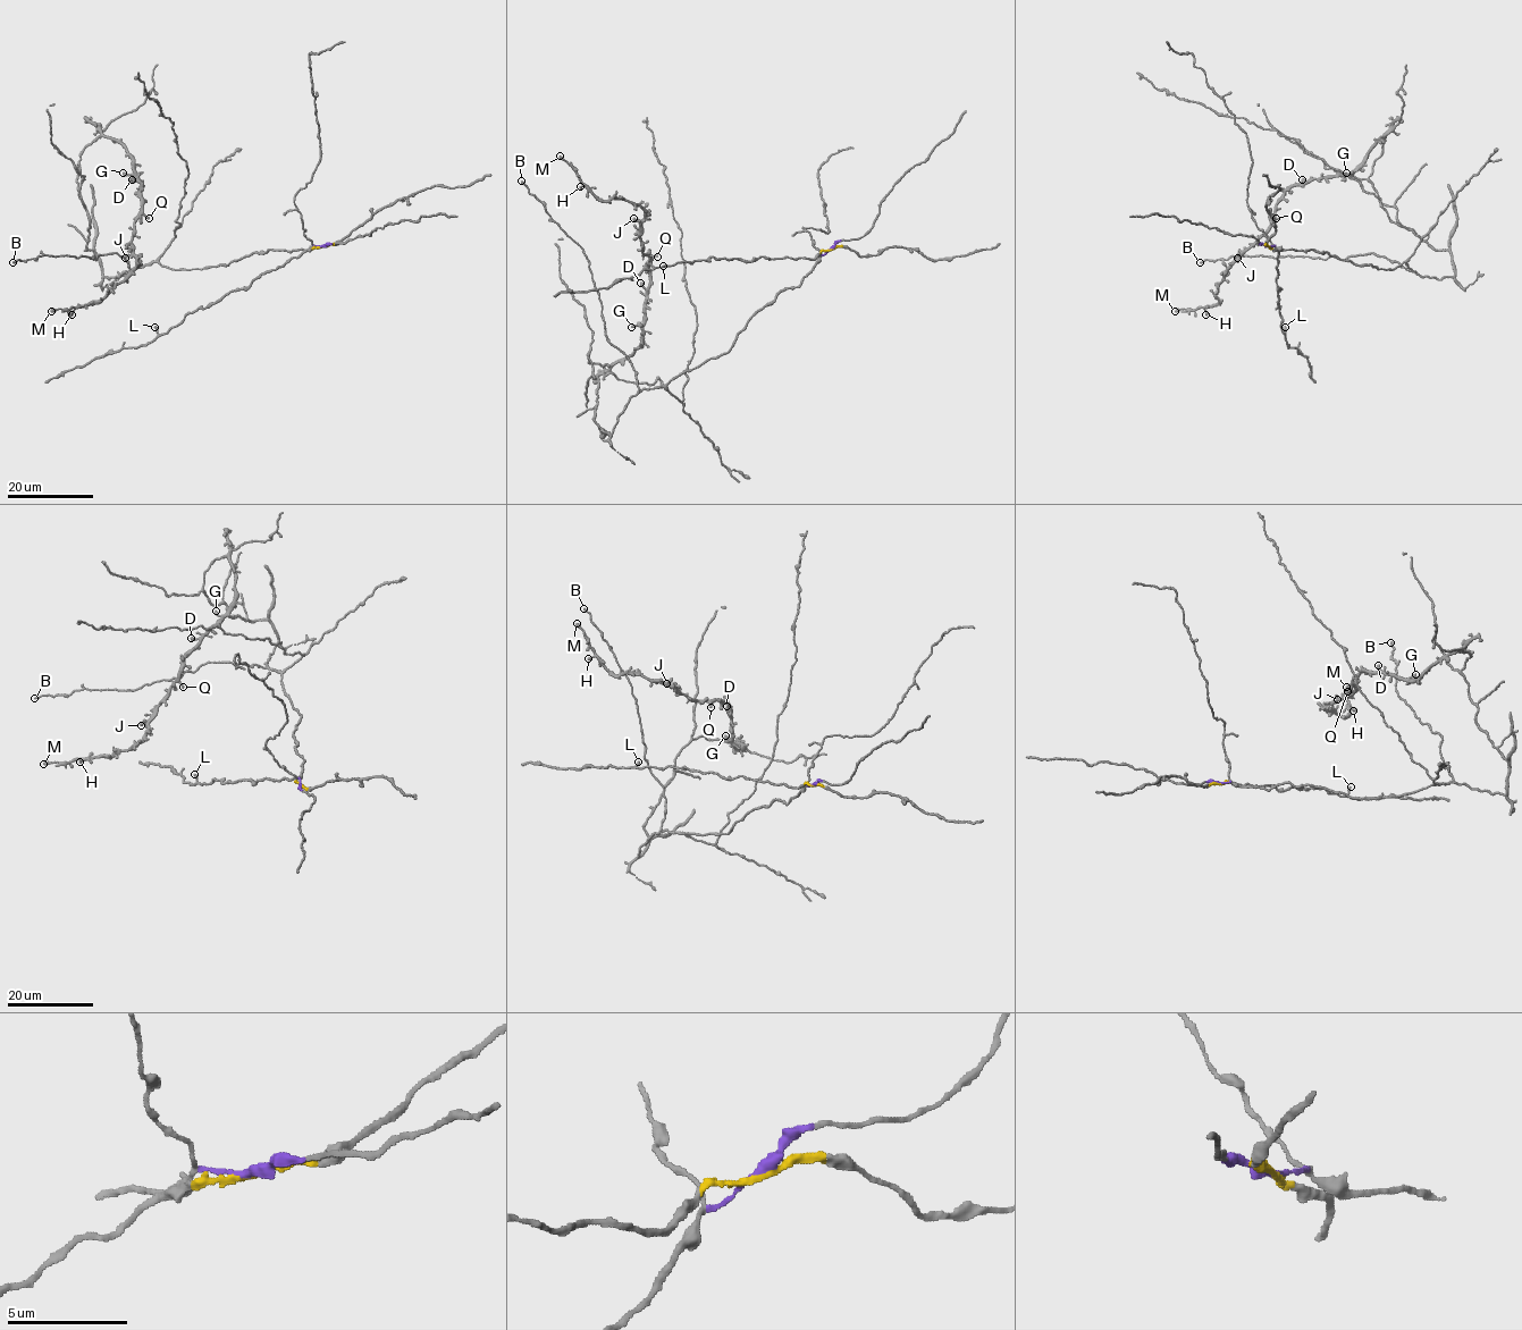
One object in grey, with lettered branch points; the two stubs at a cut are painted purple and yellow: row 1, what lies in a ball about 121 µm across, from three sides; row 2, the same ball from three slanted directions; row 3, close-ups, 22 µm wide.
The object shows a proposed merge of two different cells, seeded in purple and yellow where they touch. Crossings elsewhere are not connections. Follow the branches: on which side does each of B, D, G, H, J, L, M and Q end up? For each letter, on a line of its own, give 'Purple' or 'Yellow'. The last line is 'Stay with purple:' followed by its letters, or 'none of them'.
B: Purple
D: Purple
G: Purple
H: Purple
J: Purple
L: Yellow
M: Purple
Q: Purple
Stay with purple: B, D, G, H, J, M, Q

